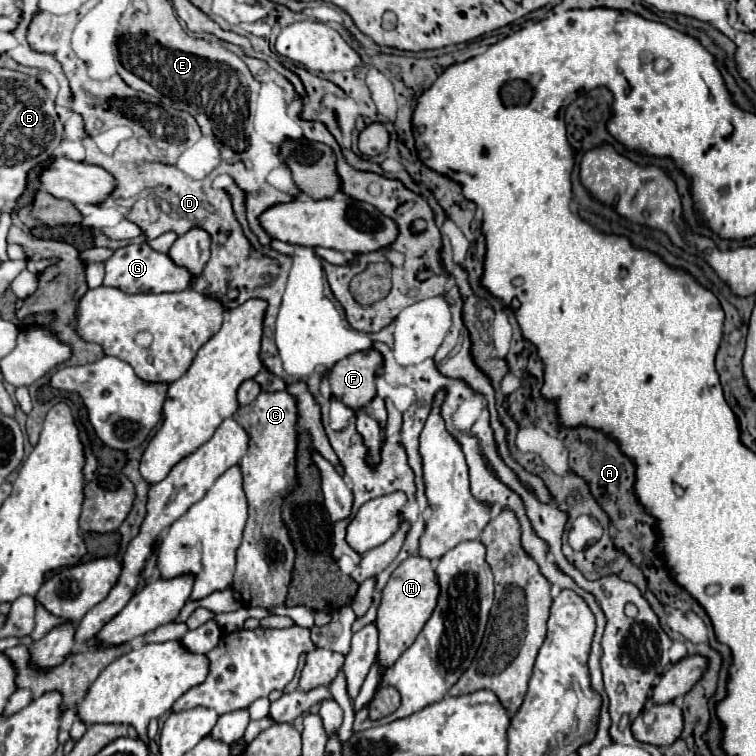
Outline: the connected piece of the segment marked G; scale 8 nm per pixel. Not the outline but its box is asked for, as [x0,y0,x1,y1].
[104,242,194,294]

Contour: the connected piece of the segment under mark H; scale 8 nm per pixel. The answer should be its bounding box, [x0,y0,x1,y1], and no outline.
[376,556,438,666]

